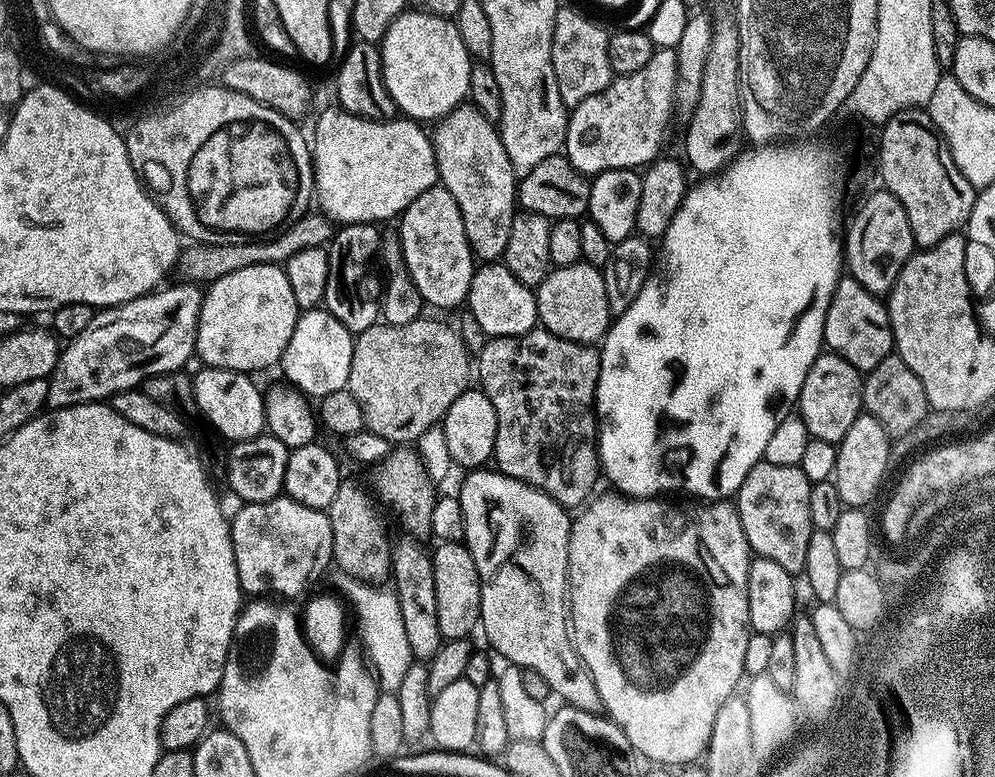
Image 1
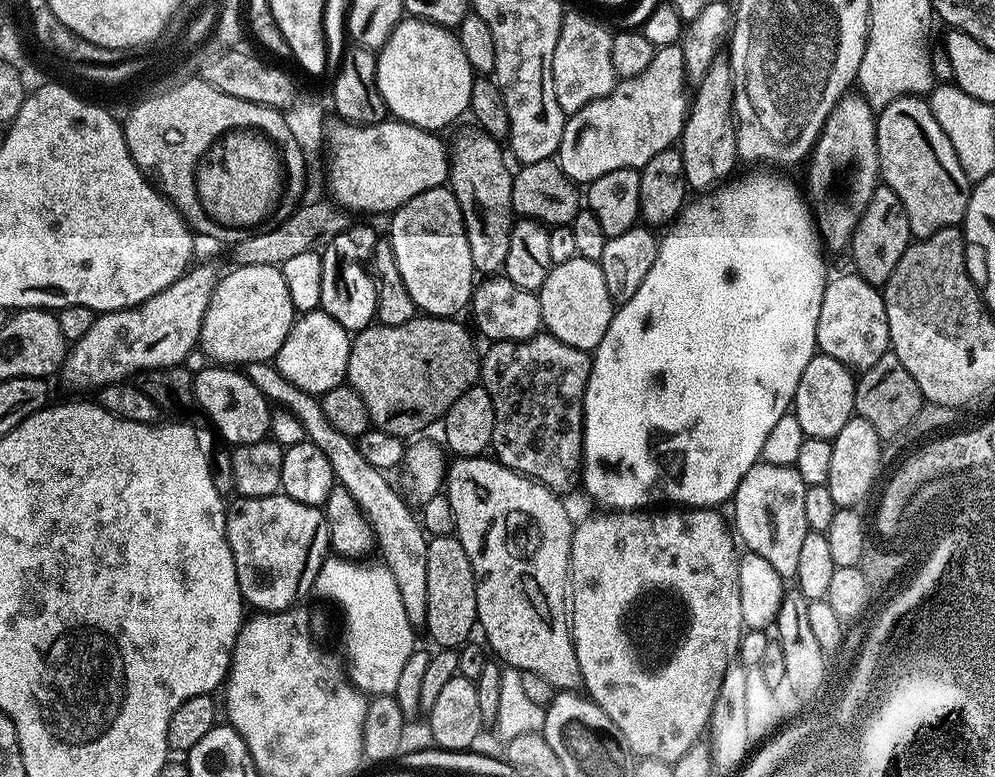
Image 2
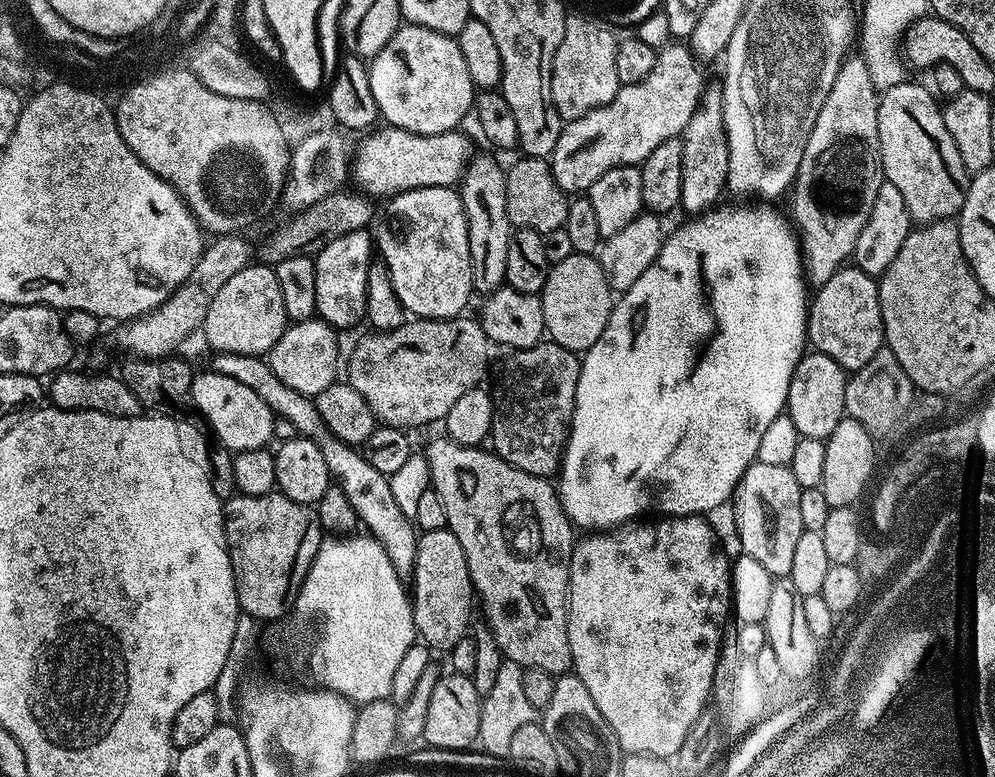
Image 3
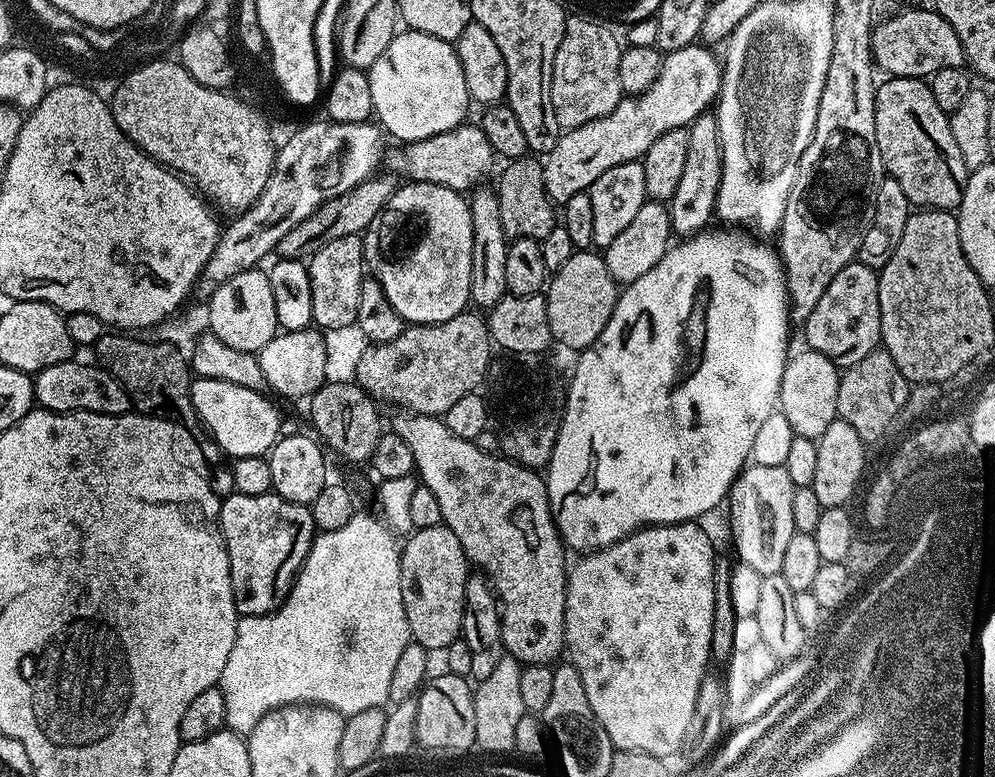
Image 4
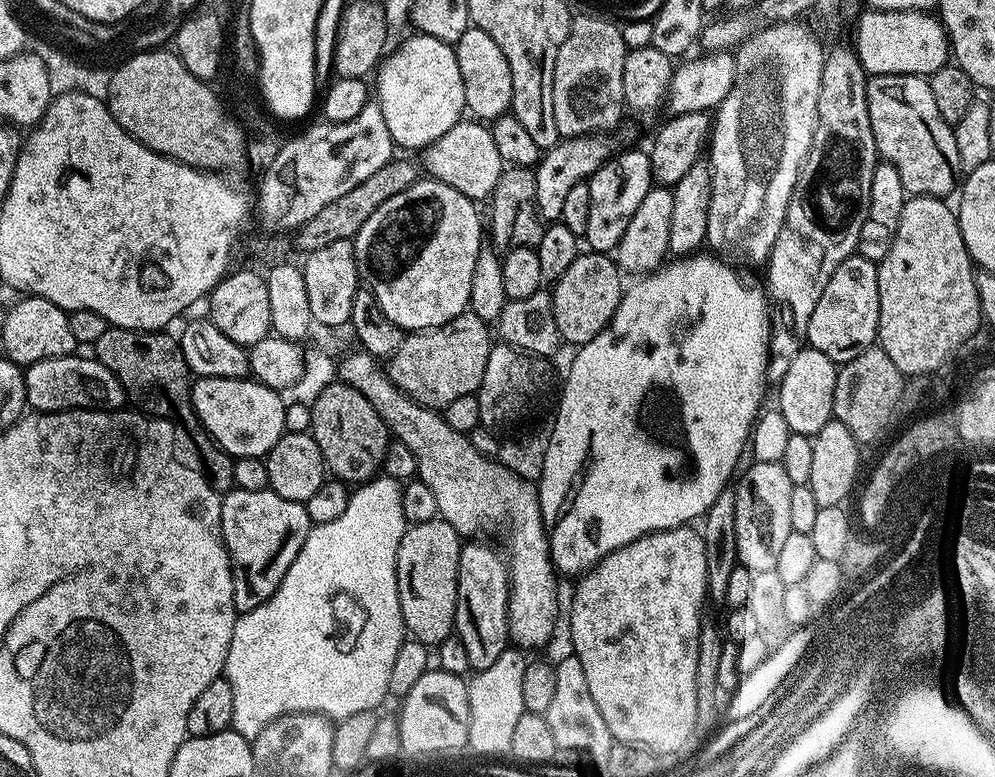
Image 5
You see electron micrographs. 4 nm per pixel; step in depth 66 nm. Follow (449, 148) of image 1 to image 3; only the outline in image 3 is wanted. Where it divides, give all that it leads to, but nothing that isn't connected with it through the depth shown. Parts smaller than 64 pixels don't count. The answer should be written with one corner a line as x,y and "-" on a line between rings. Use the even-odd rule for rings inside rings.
473,155
458,180
460,201
468,219
470,266
475,291
487,294
505,283
506,254
510,250
514,225
506,210
506,172
492,156

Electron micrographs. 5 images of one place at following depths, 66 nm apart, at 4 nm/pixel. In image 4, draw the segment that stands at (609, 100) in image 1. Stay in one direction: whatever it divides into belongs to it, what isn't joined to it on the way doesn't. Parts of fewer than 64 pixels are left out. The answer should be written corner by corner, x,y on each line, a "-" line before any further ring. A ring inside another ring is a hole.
699,43
686,46
682,50
674,50
667,53
661,59
660,73
649,88
639,94
628,94
620,99
618,106
605,116
592,122
586,122
577,128
569,128
561,135
559,142
554,146
554,150
546,153
544,165
544,185
553,201
563,202
574,194
587,192
610,166
618,166
622,162
640,160
662,134
666,134
675,128
688,128
693,120
705,115
709,111
708,103
715,101
720,95
720,85
722,83
722,64
708,52
707,47

